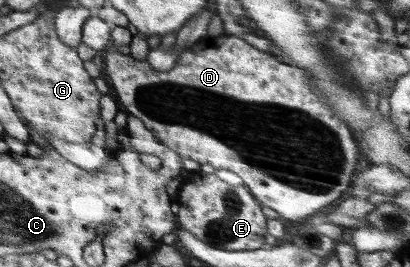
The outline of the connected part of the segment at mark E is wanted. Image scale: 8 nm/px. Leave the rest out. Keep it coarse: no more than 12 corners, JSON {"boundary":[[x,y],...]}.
{"boundary":[[198,171],[181,185],[182,229],[222,250],[264,244],[244,185]]}

